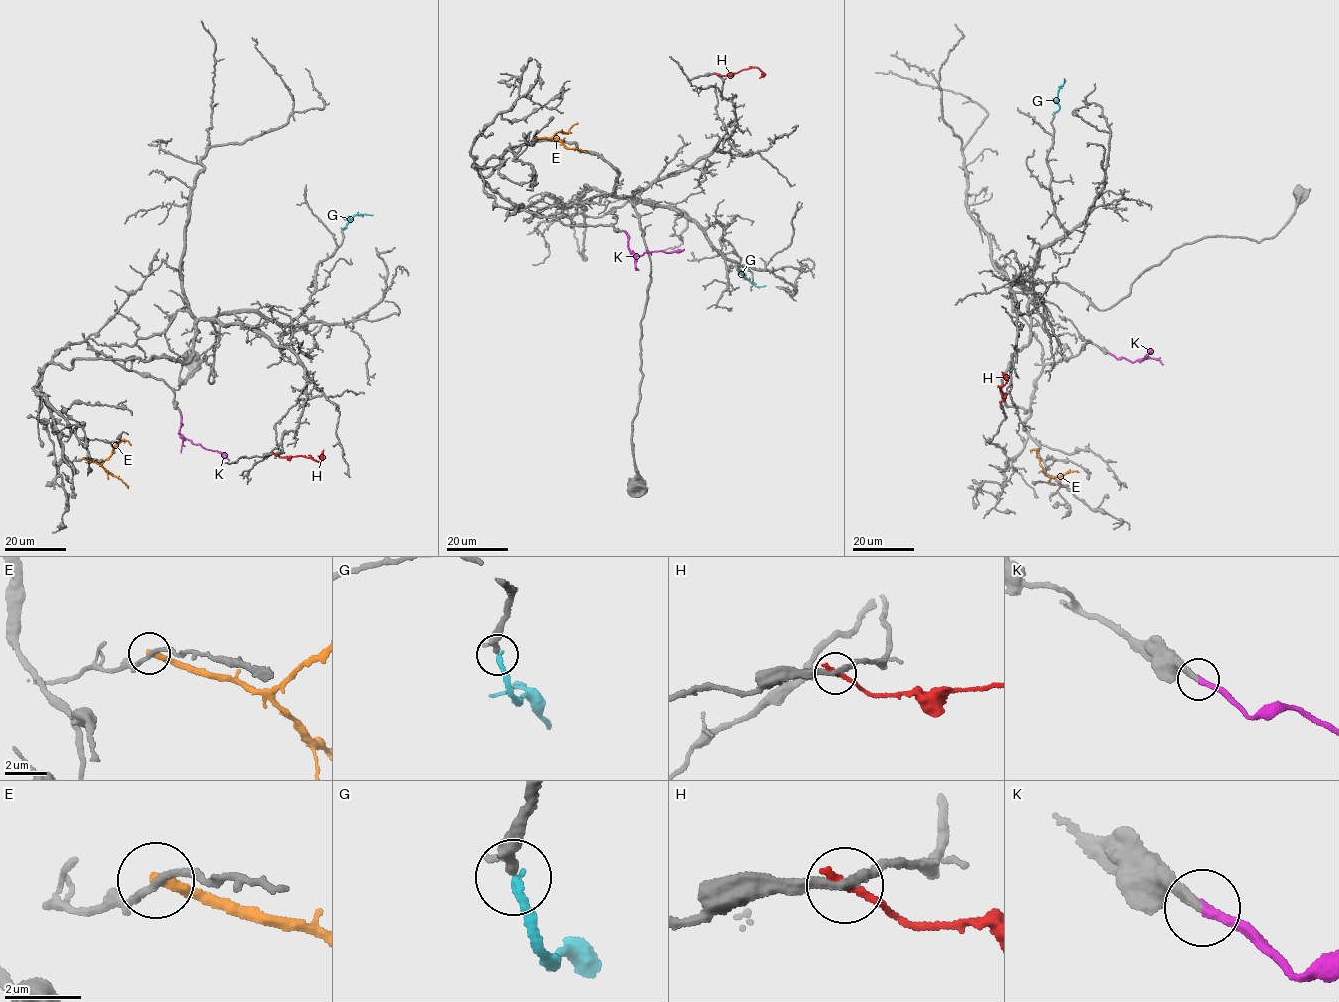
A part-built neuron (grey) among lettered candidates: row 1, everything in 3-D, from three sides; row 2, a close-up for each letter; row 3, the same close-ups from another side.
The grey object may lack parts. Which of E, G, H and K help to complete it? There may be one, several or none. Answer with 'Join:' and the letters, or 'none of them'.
Join: G, K

